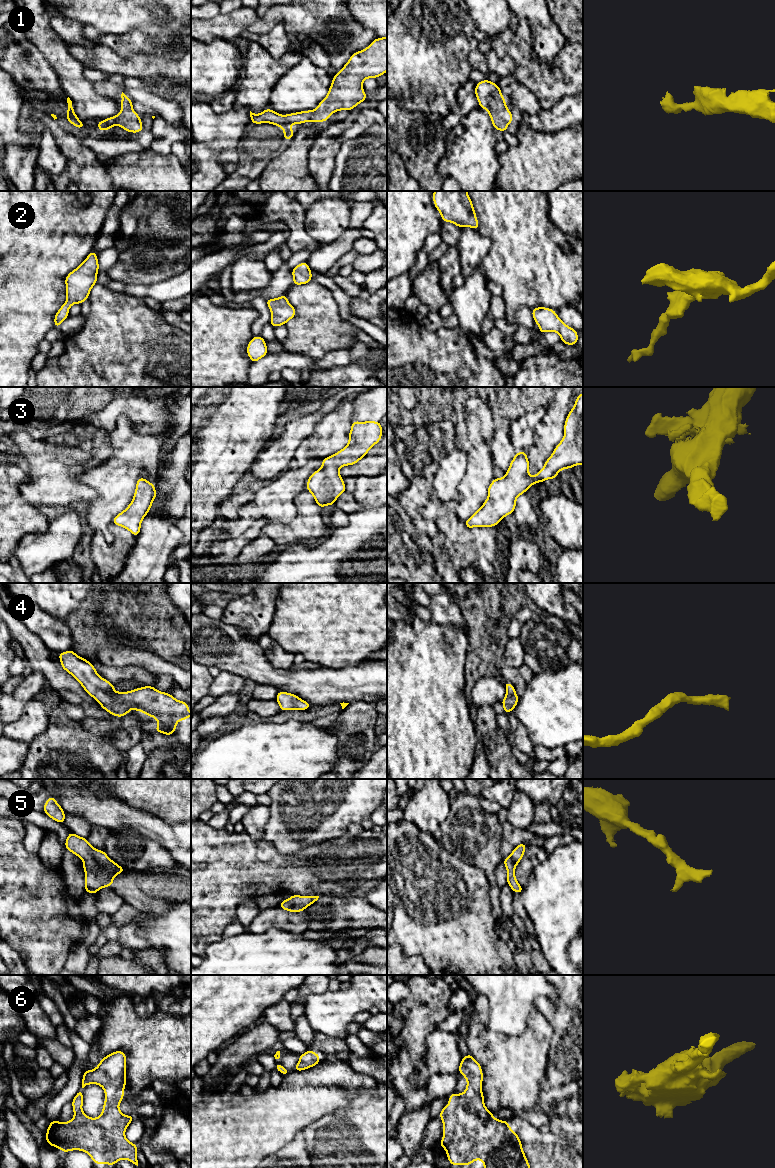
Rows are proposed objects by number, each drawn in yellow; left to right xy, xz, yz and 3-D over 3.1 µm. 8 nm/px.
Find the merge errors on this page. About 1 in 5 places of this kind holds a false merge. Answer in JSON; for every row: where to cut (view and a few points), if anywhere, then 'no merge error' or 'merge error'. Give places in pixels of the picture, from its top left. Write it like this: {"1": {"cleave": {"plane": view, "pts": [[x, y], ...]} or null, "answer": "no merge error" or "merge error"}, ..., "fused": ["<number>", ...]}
{"1": {"cleave": null, "answer": "no merge error"}, "2": {"cleave": null, "answer": "no merge error"}, "3": {"cleave": null, "answer": "no merge error"}, "4": {"cleave": null, "answer": "no merge error"}, "5": {"cleave": null, "answer": "no merge error"}, "6": {"cleave": null, "answer": "no merge error"}, "fused": []}

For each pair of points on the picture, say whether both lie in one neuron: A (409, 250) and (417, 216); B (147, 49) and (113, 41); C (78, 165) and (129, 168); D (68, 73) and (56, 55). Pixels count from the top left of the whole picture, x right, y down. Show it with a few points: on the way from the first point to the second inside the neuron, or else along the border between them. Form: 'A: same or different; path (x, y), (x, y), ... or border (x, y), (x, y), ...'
A: same; path (409, 242), (409, 224)
B: same; path (138, 44), (121, 44)
C: different; border (105, 166), (112, 180)
D: same; path (68, 69), (60, 59)

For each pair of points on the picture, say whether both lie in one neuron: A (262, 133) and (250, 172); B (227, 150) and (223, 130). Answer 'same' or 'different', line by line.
A: same
B: same

